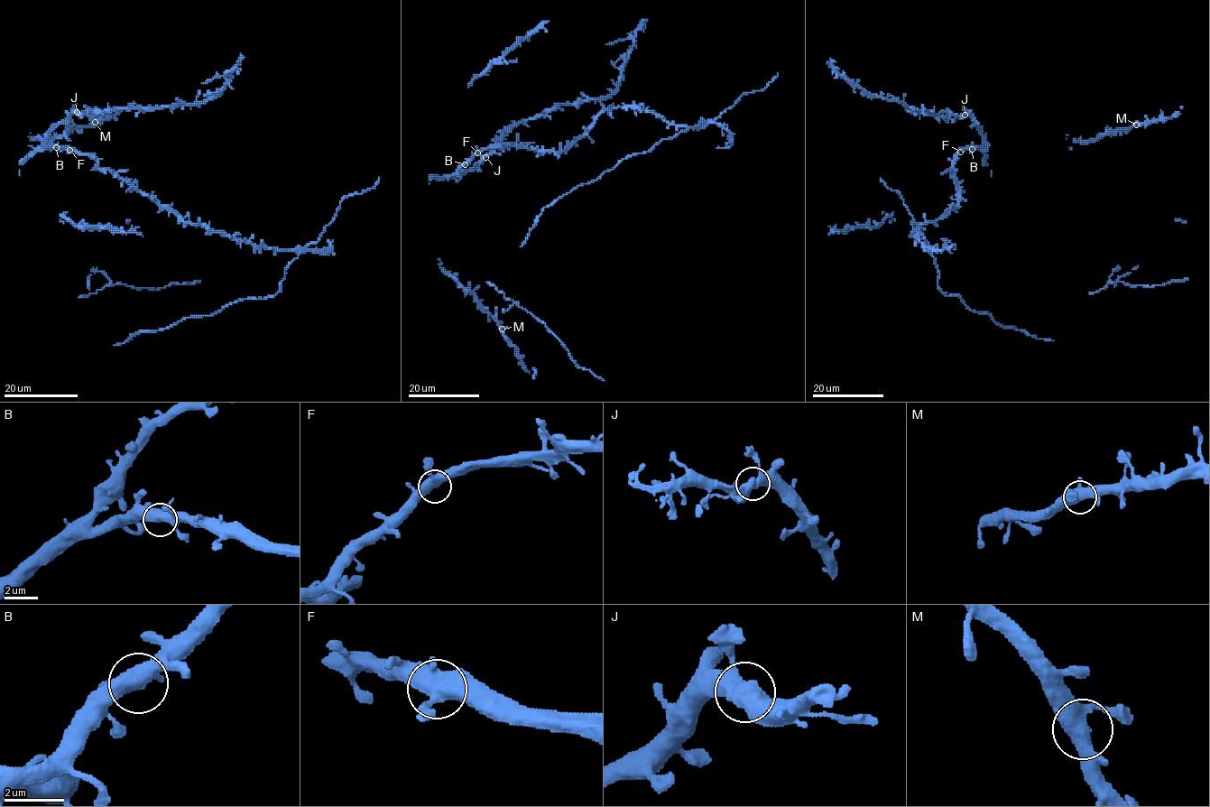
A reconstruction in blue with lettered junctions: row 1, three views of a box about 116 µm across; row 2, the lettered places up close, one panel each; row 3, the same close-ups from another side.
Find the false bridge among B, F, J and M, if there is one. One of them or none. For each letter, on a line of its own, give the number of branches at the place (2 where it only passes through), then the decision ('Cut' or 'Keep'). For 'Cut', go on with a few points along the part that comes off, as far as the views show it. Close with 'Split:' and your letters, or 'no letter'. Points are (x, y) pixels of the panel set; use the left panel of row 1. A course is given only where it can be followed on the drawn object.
B: Branches: 3. Keep
F: Branches: 3. Keep
J: Branches: 3. Keep
M: Branches: 3. Keep
Split: no letter

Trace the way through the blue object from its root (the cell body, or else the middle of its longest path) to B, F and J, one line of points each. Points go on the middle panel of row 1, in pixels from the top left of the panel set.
B: (642, 110), (613, 107), (604, 111), (563, 150), (486, 147), (465, 164)
F: (642, 110), (613, 107), (604, 111), (563, 150), (499, 145), (477, 153)
J: (642, 110), (604, 111), (563, 150), (484, 148), (450, 176), (475, 167), (484, 157)

